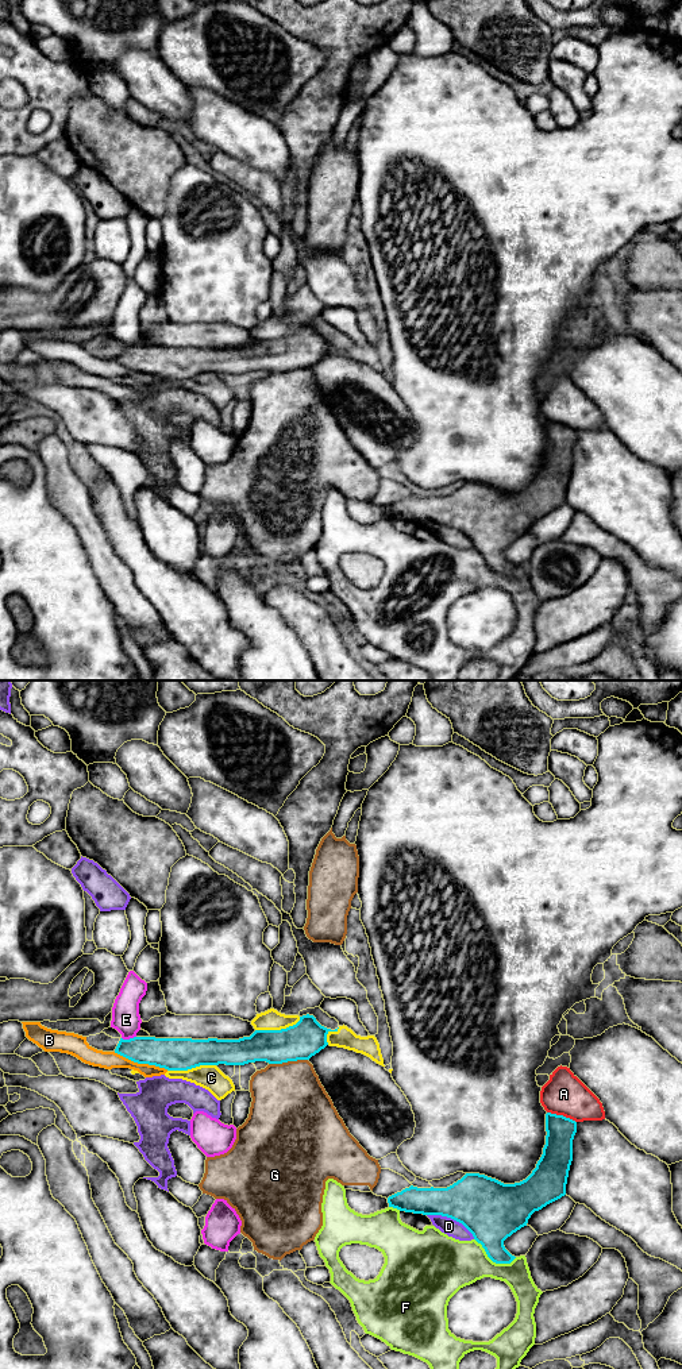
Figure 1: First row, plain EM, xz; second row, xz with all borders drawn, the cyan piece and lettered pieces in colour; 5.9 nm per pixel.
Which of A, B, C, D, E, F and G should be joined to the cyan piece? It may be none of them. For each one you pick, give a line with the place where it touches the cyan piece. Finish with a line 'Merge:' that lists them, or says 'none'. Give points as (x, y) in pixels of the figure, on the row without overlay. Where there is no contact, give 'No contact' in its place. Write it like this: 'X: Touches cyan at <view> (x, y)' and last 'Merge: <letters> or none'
Merge: none

